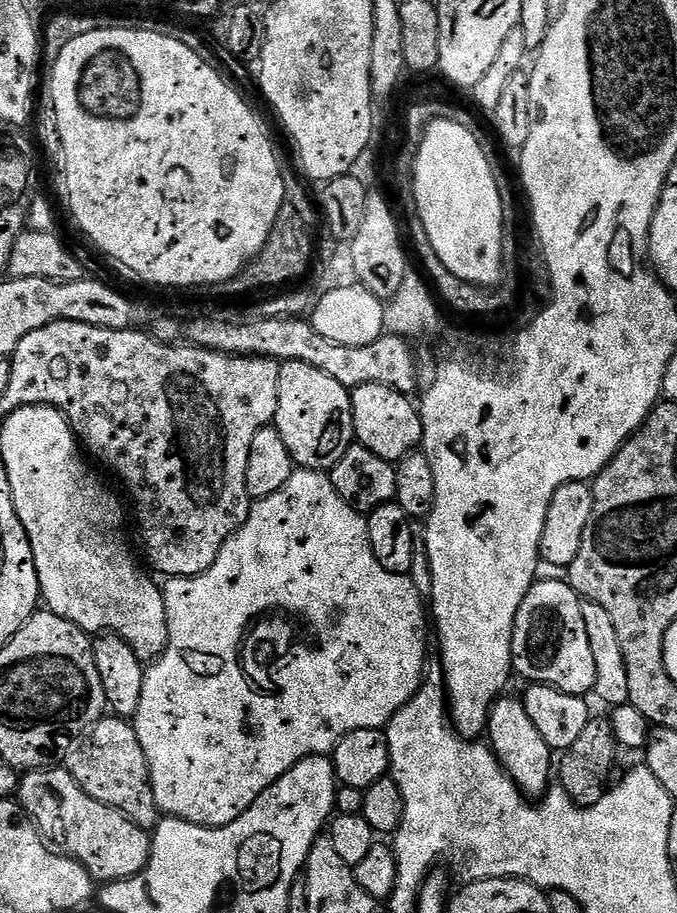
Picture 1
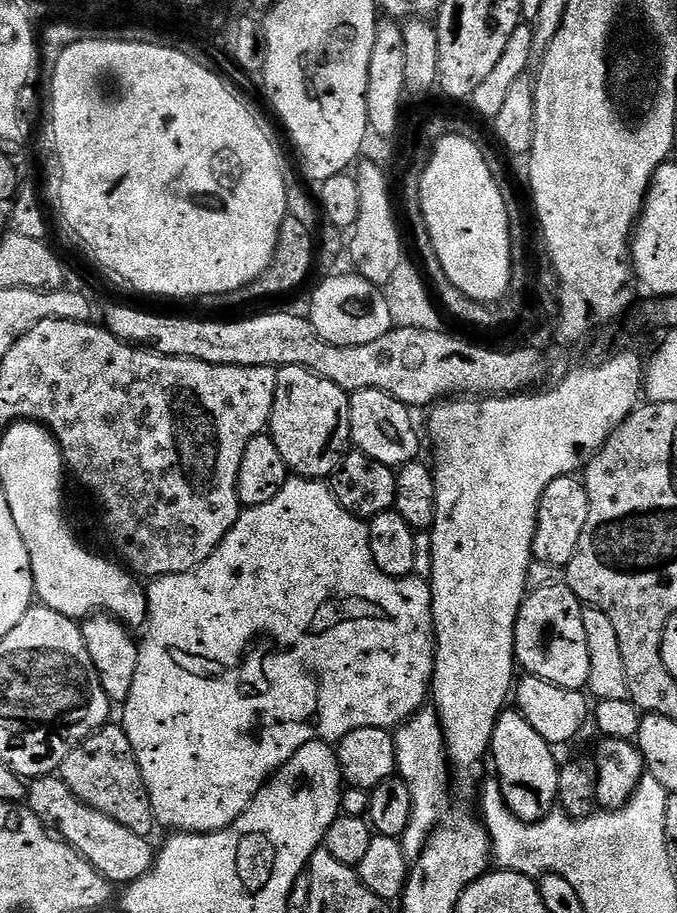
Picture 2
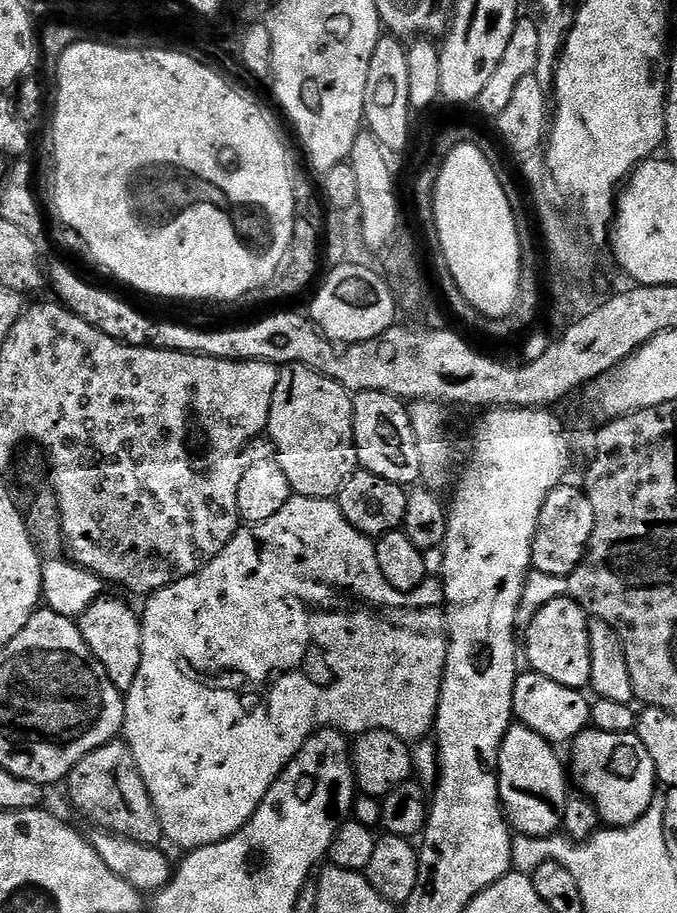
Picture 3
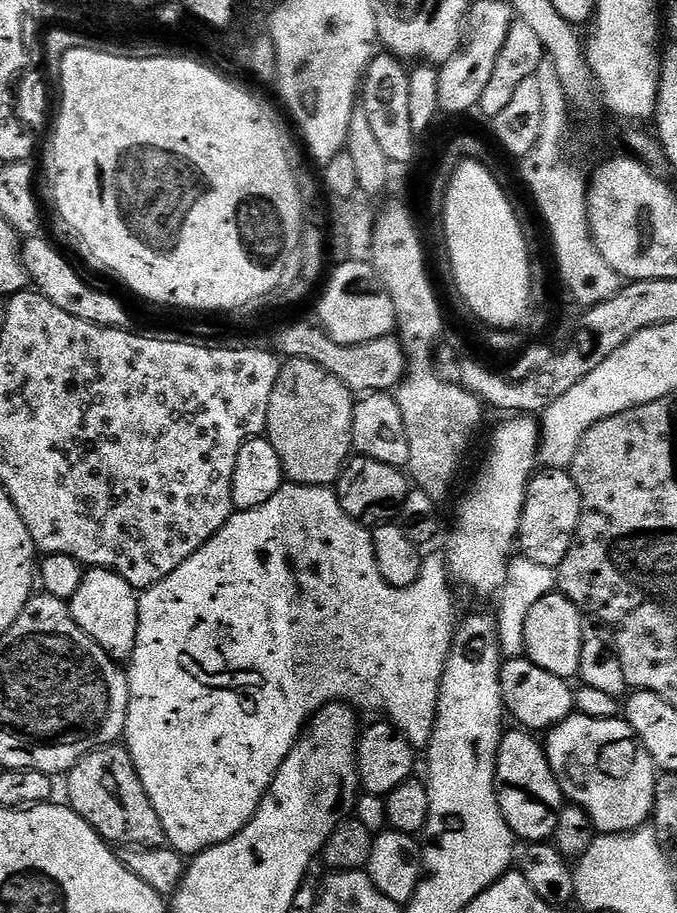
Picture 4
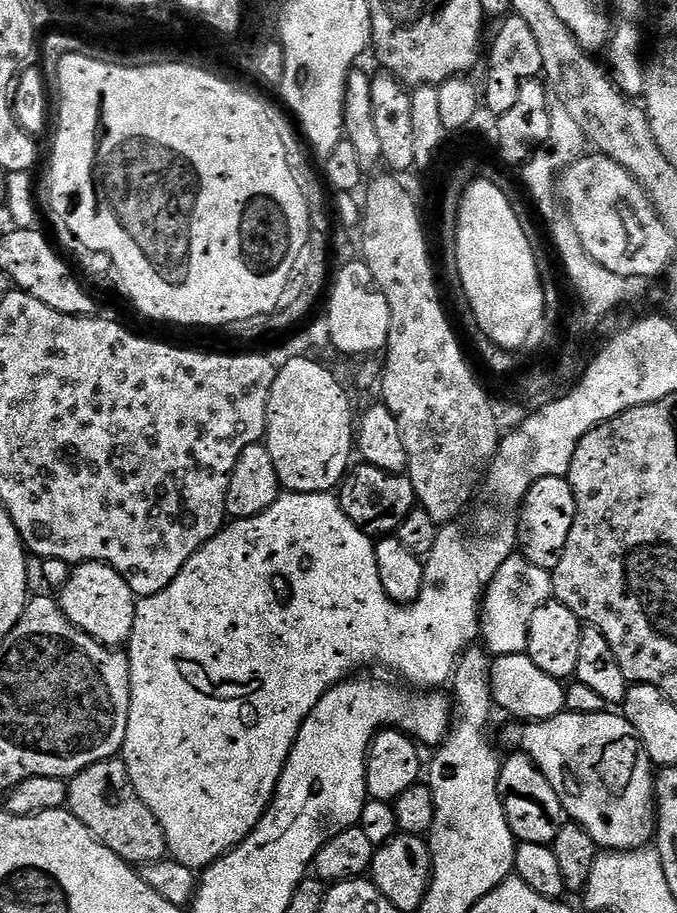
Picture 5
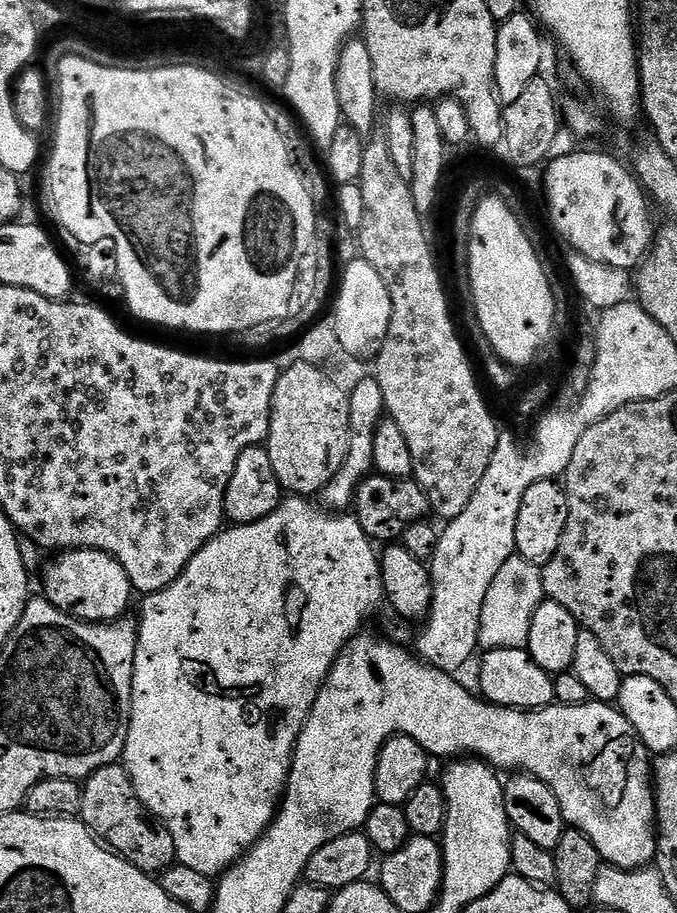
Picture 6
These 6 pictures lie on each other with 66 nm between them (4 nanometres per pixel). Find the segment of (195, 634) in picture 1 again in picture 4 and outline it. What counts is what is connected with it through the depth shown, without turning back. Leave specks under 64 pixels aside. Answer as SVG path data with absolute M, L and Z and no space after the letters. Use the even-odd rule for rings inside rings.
M288 482L278 490L278 494L274 494L274 498L270 498L270 502L260 508L249 512L233 511L222 530L218 530L218 534L214 534L196 553L186 558L186 562L182 562L174 574L153 588L143 589L139 593L138 638L126 664L128 713L122 740L134 762L134 770L138 770L146 798L150 798L150 806L154 806L158 822L162 822L164 838L170 847L181 856L191 858L236 837L254 818L266 790L278 774L282 762L286 762L308 721L327 704L347 702L357 709L381 712L384 715L381 717L387 718L392 727L398 729L413 746L420 750L427 749L436 731L440 683L457 623L456 608L452 605L452 588L454 584L447 563L442 562L441 557L439 560L436 556L428 555L423 557L422 571L414 586L391 588L382 574L378 574L372 532L348 517L346 510L342 510L339 495L328 486L312 488L309 484Z

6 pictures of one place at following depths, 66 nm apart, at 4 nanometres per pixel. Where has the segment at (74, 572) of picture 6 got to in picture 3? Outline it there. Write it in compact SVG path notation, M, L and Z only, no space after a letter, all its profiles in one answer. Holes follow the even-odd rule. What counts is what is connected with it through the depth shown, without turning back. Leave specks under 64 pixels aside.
M96 598L84 612L80 613L78 623L80 633L90 646L94 658L102 662L106 674L122 694L127 694L134 678L138 674L138 666L142 662L142 620L124 600L102 600Z

